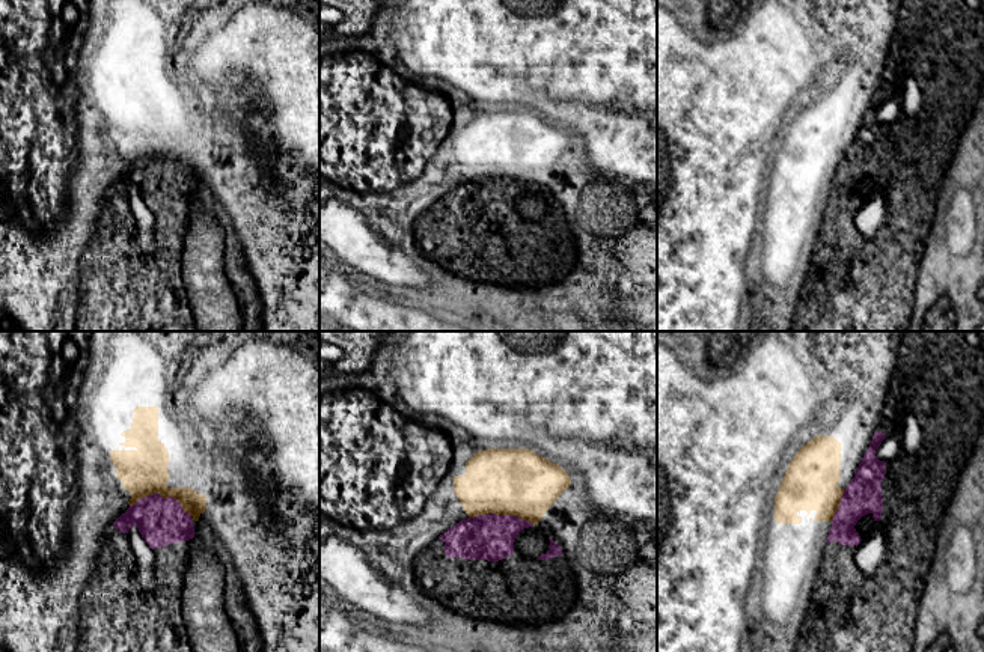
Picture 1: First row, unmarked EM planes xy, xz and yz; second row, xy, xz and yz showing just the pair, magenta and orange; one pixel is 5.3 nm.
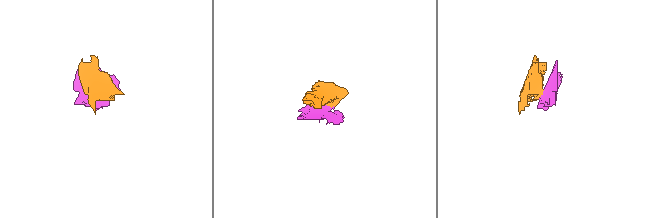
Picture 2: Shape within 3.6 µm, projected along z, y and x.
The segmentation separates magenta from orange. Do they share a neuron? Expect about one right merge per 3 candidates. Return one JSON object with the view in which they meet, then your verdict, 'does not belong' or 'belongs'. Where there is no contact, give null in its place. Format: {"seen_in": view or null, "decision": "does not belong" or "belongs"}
{"seen_in": "xz", "decision": "does not belong"}

